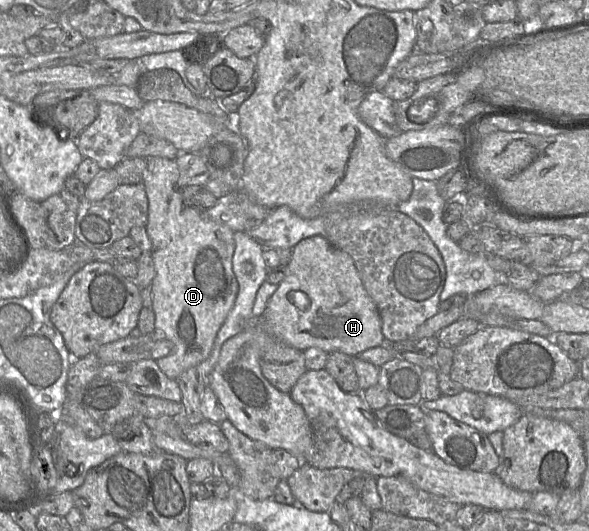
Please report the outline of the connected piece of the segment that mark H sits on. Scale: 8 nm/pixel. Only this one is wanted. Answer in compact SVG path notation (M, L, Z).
M323 236L308 237L292 248L285 277L269 299L262 317L271 336L301 351L320 348L328 354L341 352L355 357L386 344L378 307L365 289L354 260Z

